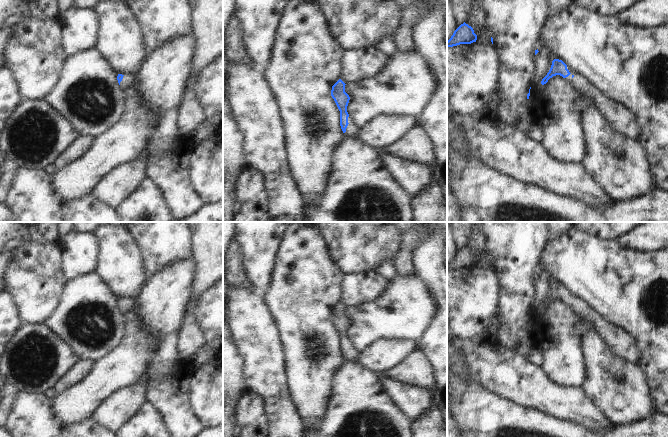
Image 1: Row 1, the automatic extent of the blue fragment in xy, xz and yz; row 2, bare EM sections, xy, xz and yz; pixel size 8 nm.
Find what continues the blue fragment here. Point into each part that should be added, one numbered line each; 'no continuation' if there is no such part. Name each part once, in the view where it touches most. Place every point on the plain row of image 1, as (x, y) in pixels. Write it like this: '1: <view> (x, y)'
1: xy (127, 304)

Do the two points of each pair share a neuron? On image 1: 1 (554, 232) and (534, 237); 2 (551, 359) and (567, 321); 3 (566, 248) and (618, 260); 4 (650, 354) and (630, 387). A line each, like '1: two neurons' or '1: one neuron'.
1: two neurons
2: one neuron
3: one neuron
4: two neurons

